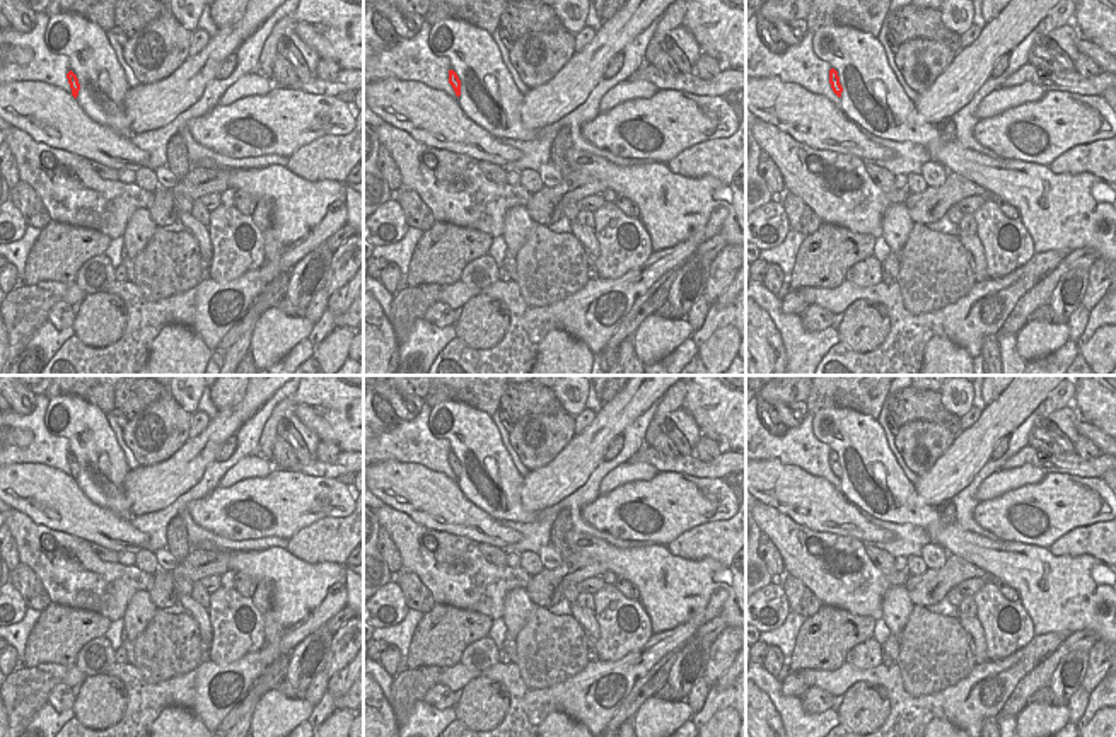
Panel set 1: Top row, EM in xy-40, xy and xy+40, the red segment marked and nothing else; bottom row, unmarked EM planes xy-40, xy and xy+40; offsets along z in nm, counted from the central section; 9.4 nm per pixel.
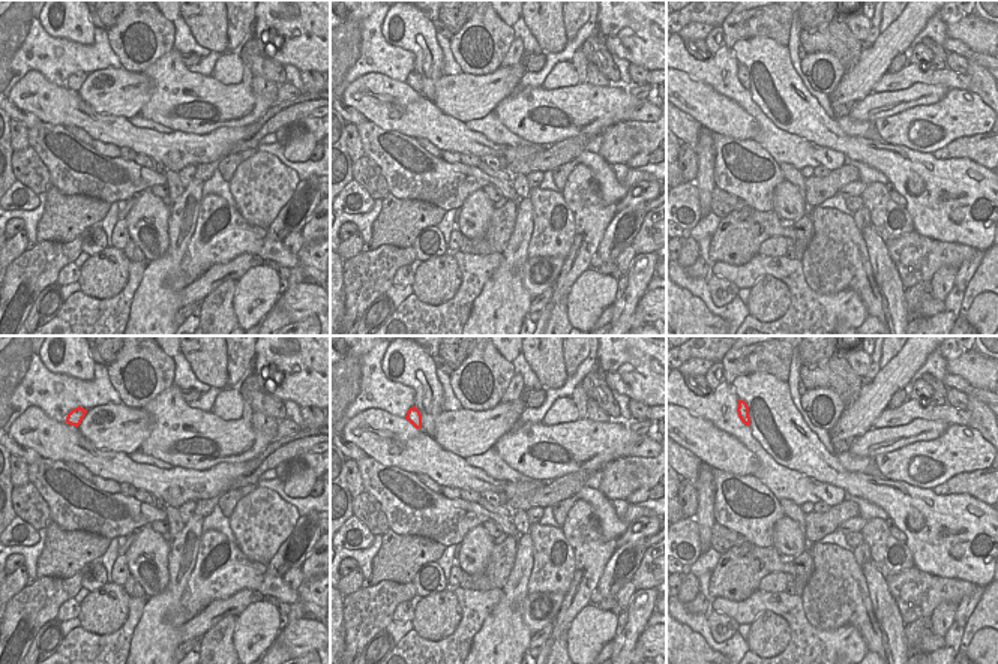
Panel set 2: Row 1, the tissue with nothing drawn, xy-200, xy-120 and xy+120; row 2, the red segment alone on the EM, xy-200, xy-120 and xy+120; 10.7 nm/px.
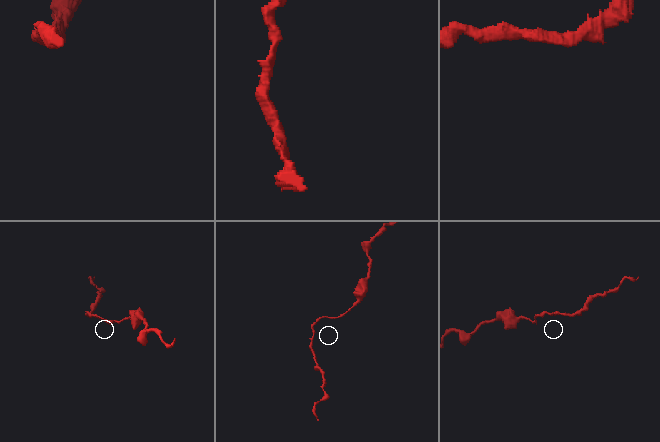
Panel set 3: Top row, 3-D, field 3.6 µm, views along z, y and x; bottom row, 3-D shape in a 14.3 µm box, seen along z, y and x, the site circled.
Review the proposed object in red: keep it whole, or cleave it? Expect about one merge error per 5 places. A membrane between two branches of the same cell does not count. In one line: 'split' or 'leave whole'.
leave whole

